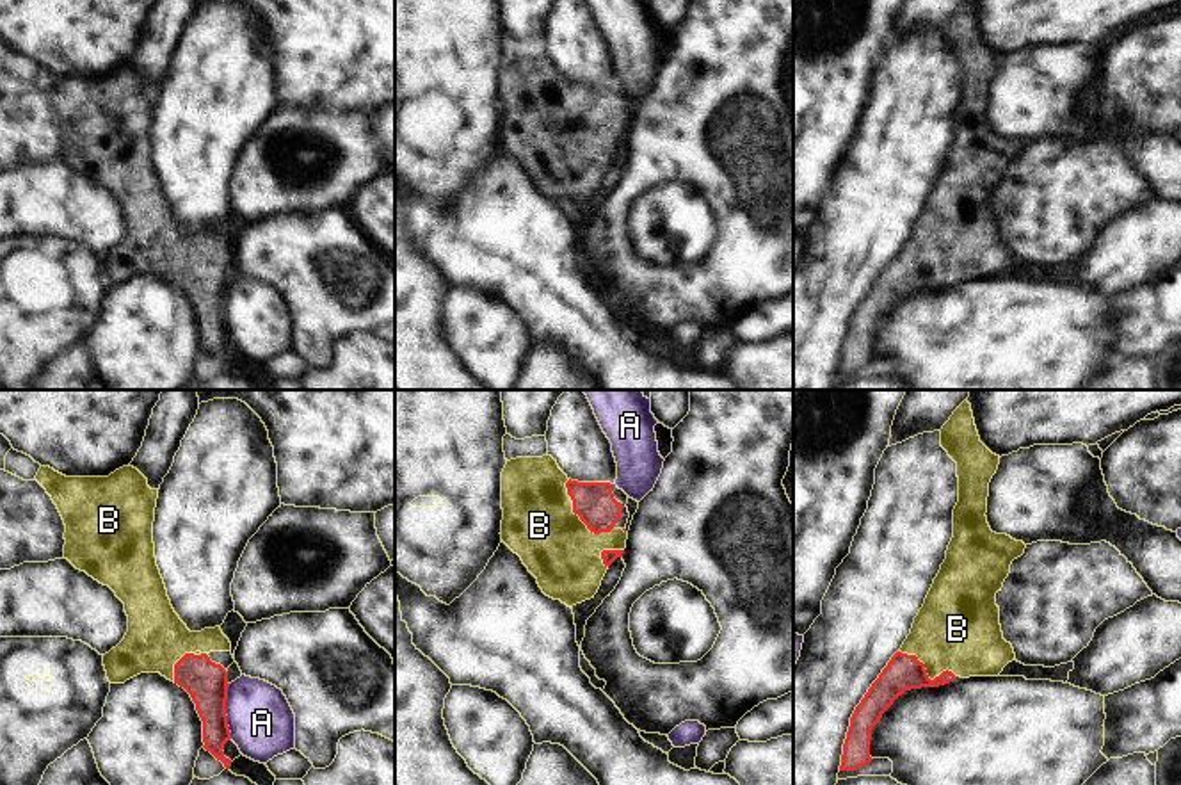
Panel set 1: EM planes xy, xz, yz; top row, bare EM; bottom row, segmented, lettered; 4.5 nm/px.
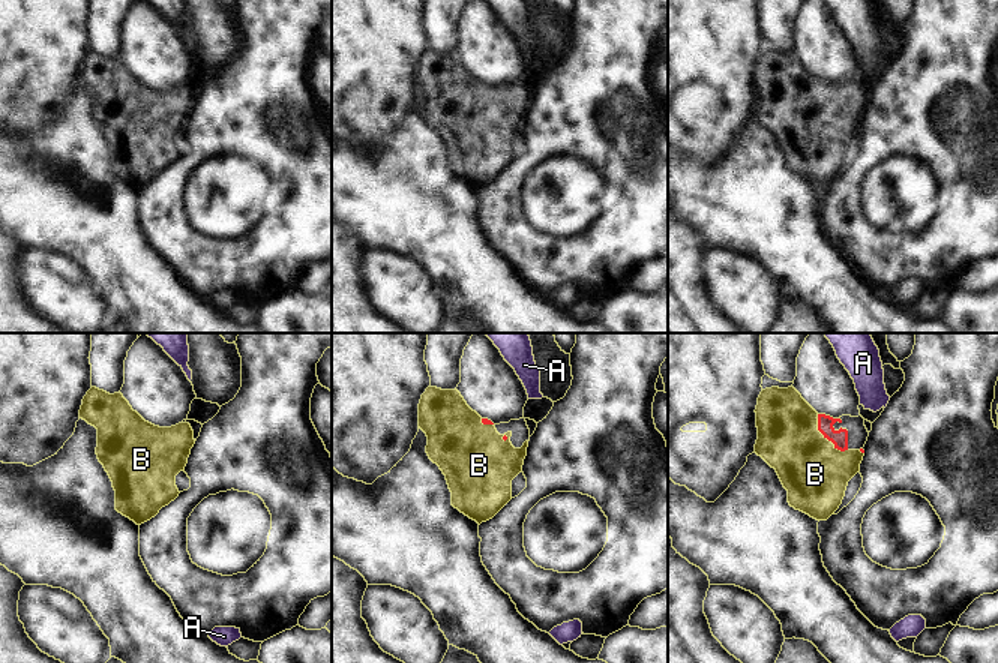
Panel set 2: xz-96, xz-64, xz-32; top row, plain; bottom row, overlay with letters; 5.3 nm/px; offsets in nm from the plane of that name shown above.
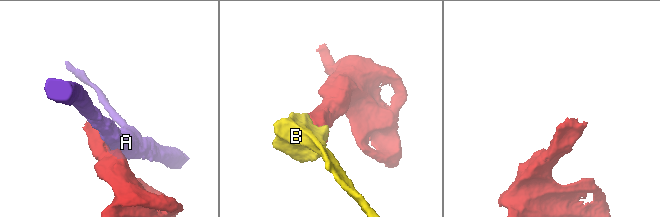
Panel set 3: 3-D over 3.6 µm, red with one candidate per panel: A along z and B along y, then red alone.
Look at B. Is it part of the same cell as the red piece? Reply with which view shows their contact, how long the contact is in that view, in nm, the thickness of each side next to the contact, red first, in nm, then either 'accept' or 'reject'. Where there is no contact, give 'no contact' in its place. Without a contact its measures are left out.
meets red in xz; contact 320 nm long; 180 nm thick on the red side, 320 nm on the other; accept

